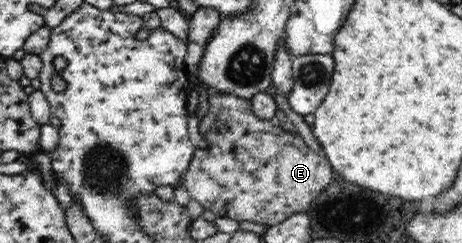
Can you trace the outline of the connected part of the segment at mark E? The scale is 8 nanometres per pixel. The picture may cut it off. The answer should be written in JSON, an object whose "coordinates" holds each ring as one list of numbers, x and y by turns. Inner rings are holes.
{"coordinates":[[215,92,208,95,209,108,207,114,200,119,200,126,198,128,199,133,205,141,207,141,207,146,205,148,196,148,196,151,189,162,187,171,184,173,183,186,190,193,190,197,197,201,204,210,213,211,216,217,230,217,231,219,236,219,238,222,250,221,253,223,262,223,271,227,285,221,290,215,295,213,306,212,310,209,311,204,321,191,325,191,325,187,329,185,331,179,332,165,328,163,326,157,318,157,315,150,312,150,300,136,294,133,289,133,279,126,273,125,272,122,264,121,258,118,251,109,251,102,247,98,241,98,233,96,231,94,219,94]]}

